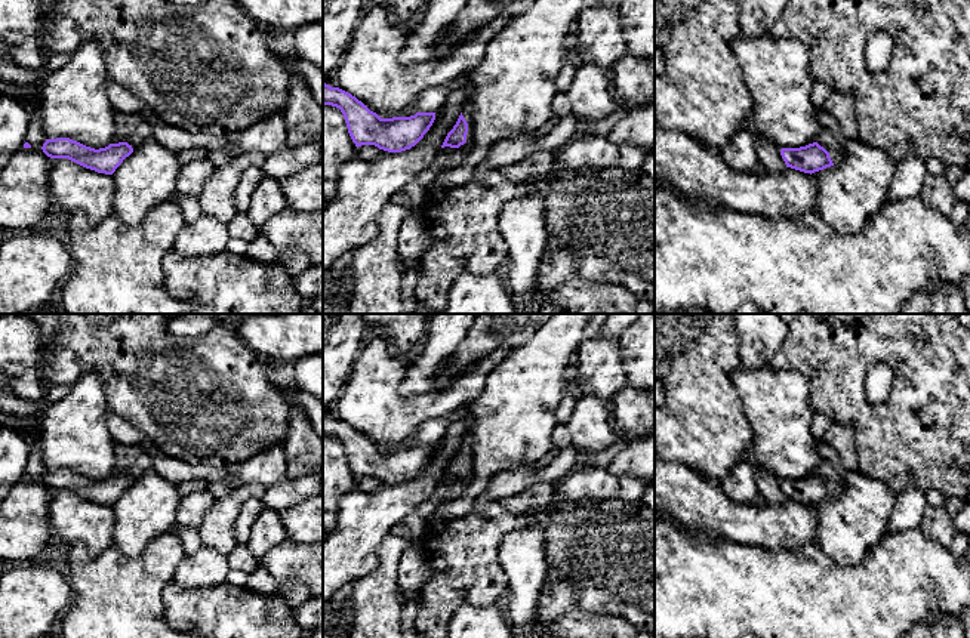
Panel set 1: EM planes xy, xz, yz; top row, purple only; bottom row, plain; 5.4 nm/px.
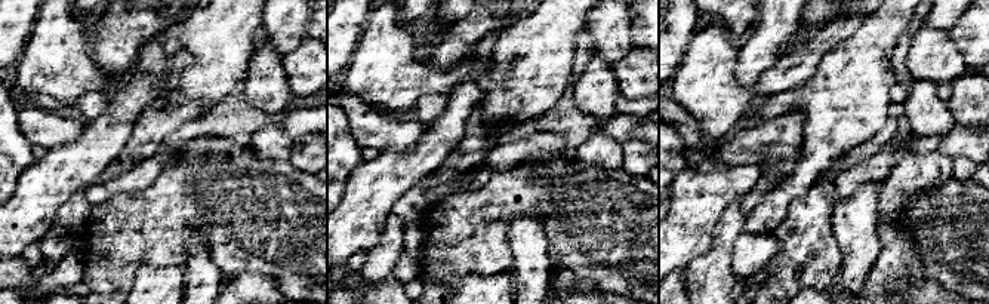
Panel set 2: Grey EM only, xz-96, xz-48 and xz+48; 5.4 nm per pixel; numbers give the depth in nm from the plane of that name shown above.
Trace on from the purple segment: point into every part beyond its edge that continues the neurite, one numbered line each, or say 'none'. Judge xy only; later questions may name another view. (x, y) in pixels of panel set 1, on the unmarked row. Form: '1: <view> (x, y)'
1: xy (134, 461)

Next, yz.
1: yz (831, 468)

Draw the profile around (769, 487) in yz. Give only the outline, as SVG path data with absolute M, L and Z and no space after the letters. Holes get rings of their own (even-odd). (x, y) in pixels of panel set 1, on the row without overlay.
M763 469L757 471L757 487L758 500L767 503L783 503L786 500L786 496L780 487L780 480Z

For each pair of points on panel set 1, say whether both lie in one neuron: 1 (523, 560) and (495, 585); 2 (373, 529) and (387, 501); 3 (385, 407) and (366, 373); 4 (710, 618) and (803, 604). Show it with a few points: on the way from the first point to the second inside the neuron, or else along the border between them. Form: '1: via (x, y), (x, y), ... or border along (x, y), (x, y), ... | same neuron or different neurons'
1: border along (499, 542), (499, 564), (507, 578), (505, 597) | different neurons
2: via (373, 521), (373, 517), (382, 508) | same neuron
3: via (376, 398), (373, 395), (373, 382) | same neuron
4: via (733, 604), (779, 604) | same neuron

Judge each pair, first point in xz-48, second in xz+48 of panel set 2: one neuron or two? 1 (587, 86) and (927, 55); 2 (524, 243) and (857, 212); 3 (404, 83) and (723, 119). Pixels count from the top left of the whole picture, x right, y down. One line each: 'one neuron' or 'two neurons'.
1: two neurons
2: one neuron
3: one neuron

